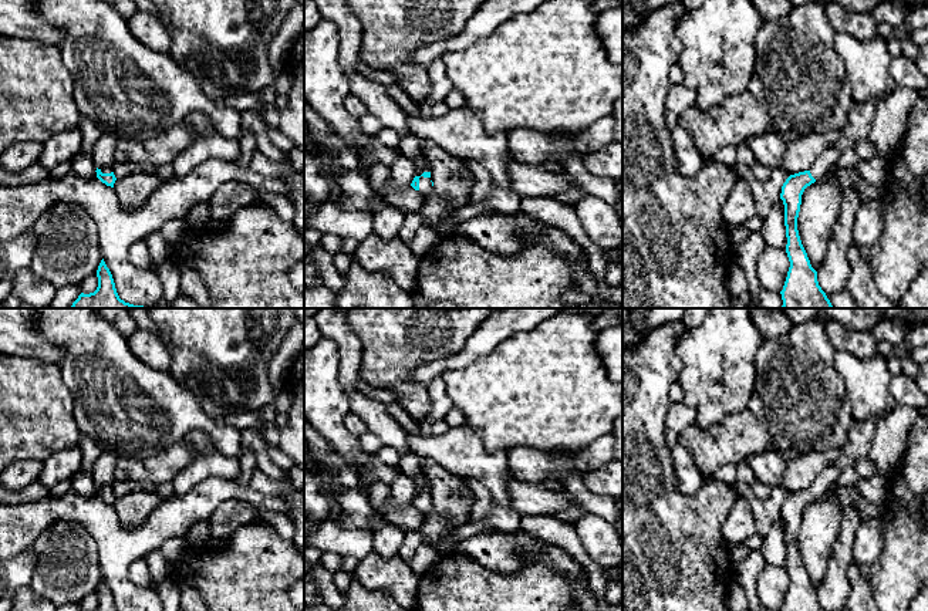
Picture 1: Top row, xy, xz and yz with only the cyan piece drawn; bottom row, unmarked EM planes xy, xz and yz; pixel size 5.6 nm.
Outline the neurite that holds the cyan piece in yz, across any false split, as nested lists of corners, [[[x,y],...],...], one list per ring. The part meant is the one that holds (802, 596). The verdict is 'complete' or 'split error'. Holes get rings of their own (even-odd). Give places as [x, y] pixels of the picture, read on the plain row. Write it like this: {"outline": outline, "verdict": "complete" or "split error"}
{"outline": [[[853,421],[840,458],[824,467],[809,489],[790,493],[783,502],[780,517],[784,523],[786,571],[790,585],[780,611],[824,611],[819,604],[817,590],[810,583],[797,548],[802,513],[807,504],[837,485],[843,469],[854,466],[860,456],[868,455],[873,436],[874,425],[871,422]]], "verdict": "split error"}

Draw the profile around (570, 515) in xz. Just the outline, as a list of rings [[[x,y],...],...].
[[[571,506],[571,507],[567,507],[567,509],[563,509],[563,510],[557,512],[553,516],[559,517],[560,520],[563,520],[566,523],[574,524],[574,521],[578,517],[581,517],[584,513],[586,513],[584,509],[581,509],[578,506]]]

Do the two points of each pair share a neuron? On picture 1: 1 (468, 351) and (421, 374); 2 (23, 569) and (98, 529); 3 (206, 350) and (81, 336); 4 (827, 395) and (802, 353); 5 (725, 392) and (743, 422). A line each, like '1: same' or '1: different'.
1: same
2: different
3: different
4: same
5: different

